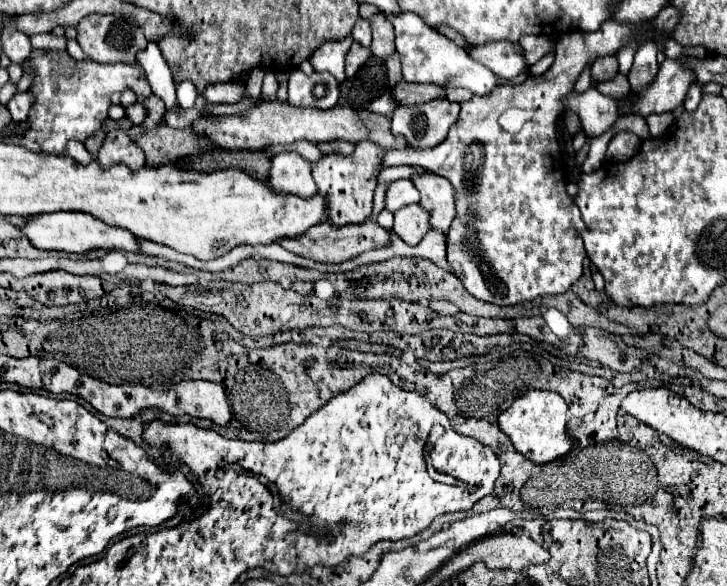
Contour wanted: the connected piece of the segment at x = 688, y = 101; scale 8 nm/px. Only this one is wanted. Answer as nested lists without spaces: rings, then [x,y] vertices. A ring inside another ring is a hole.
[[[699,83],[692,84],[684,99],[684,109],[686,109],[686,111],[694,111],[694,109],[698,107],[698,103],[700,103],[702,96],[702,85],[700,86]]]

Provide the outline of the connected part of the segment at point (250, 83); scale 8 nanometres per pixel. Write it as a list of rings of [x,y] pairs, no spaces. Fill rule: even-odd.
[[[254,69],[248,79],[246,79],[246,97],[258,99],[262,95],[262,79],[264,79],[264,71],[262,69]]]

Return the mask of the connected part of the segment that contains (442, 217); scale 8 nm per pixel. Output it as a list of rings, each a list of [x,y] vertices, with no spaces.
[[[432,173],[412,177],[412,181],[422,193],[420,205],[430,213],[430,227],[446,235],[452,219],[456,219],[456,191],[452,191],[452,183]]]

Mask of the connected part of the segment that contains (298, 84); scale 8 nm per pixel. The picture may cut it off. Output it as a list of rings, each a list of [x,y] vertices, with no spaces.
[[[294,69],[288,81],[288,103],[296,107],[330,109],[338,101],[338,85],[330,73],[314,73],[308,77],[300,69]]]

